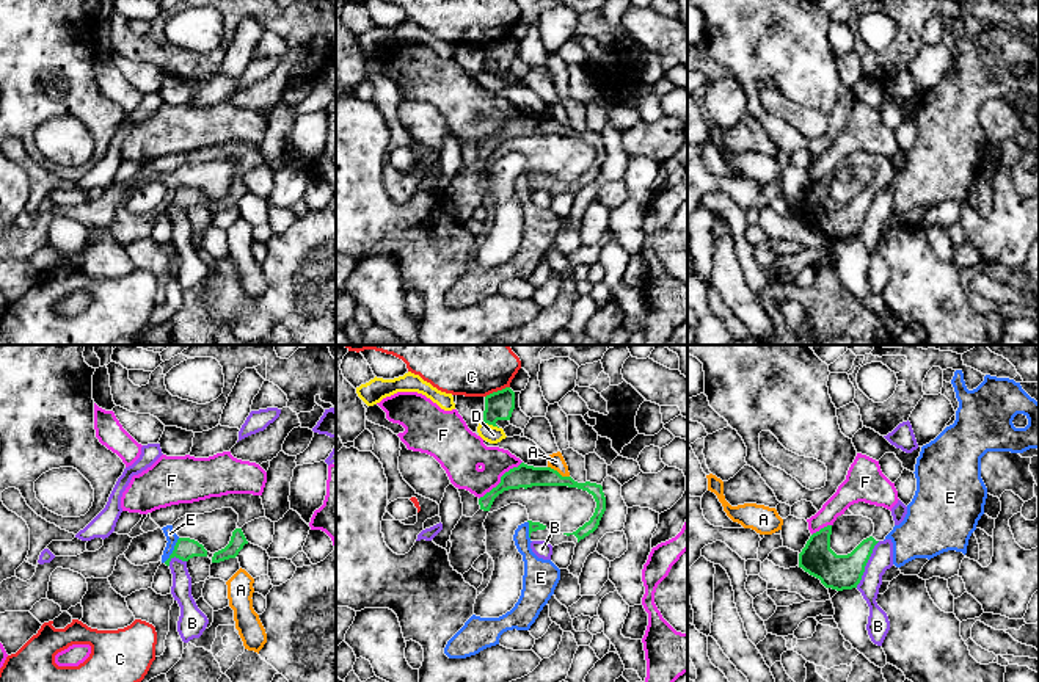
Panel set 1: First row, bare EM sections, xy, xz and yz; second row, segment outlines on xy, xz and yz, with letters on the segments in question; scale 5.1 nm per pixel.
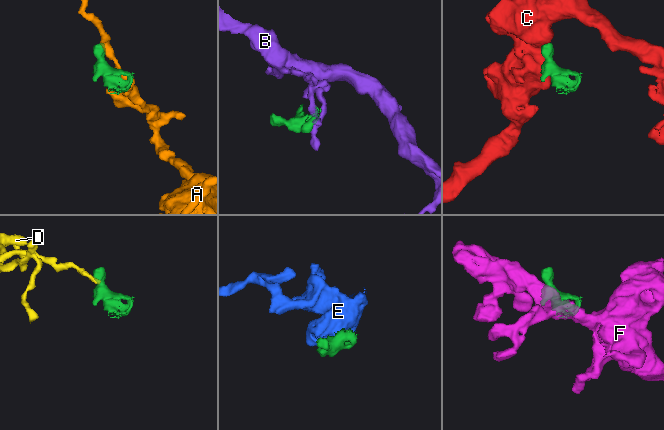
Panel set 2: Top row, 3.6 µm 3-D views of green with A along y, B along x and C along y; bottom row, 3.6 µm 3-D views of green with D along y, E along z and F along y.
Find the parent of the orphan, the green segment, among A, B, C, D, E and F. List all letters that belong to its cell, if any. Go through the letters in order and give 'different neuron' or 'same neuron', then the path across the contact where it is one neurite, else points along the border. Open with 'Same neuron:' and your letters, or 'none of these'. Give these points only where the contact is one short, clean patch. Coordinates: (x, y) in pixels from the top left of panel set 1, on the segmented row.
Same neuron: none of these
A: different neuron; border xz (548, 466), (568, 477)
B: different neuron; border yz (879, 541), (856, 587)
C: different neuron
D: different neuron; border xz (484, 420), (498, 428)
E: different neuron; border xy (179, 538), (173, 552), (164, 562)
F: different neuron

